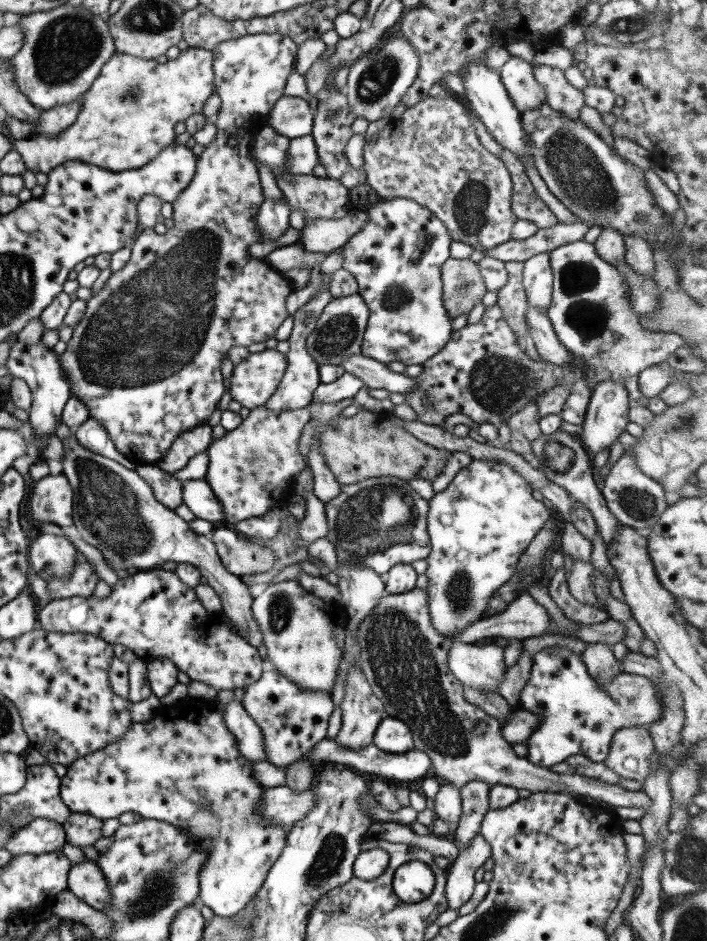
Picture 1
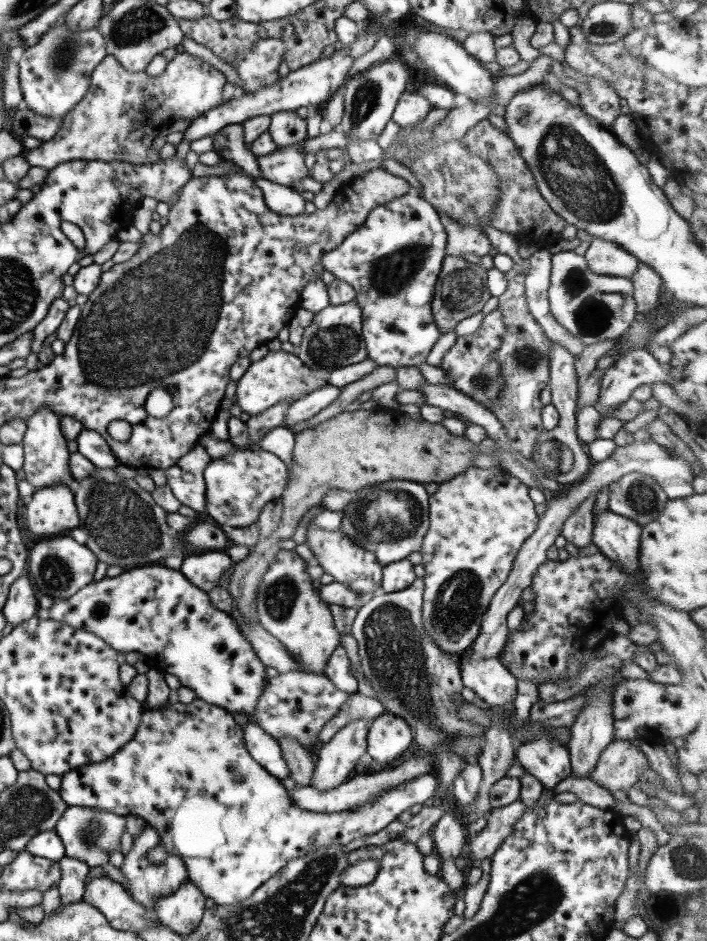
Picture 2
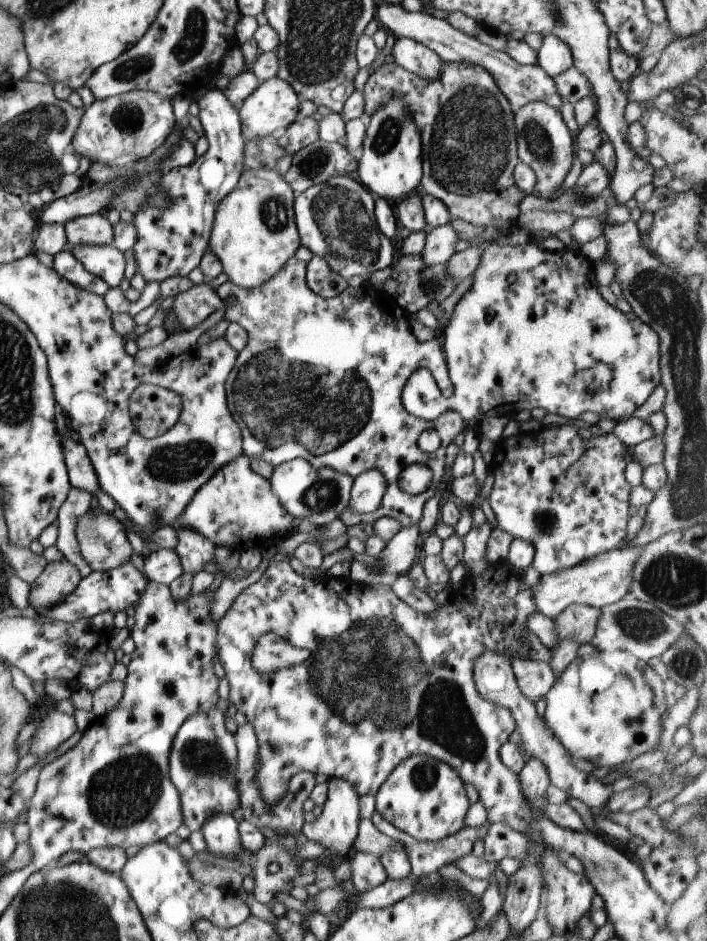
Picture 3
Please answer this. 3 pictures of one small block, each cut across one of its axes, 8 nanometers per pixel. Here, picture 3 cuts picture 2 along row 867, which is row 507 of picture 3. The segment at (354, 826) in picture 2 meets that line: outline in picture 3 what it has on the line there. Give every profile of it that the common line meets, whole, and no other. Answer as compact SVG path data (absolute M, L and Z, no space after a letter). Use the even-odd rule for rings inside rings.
M243 454L211 474L211 478L195 491L185 510L176 517L172 526L175 525L199 532L214 546L225 546L239 552L246 549L258 549L262 552L299 532L306 533L310 540L321 546L323 555L345 547L348 541L345 533L337 538L325 538L313 522L291 518L271 492L268 479L255 474L249 466L248 458Z

